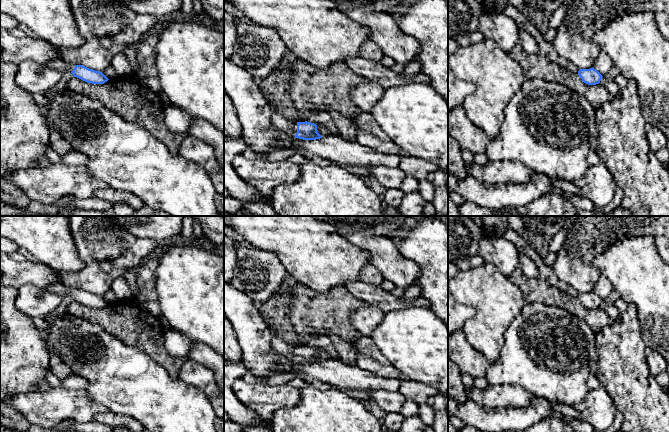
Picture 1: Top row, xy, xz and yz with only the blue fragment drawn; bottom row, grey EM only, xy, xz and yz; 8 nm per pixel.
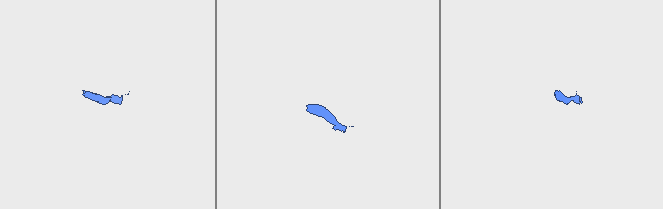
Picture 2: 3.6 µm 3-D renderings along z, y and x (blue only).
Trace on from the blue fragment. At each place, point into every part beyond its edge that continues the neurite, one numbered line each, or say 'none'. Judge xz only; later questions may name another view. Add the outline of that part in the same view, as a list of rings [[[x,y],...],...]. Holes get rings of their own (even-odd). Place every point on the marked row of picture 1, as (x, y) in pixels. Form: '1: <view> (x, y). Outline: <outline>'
1: xz (278, 120). Outline: [[[273,110],[271,115],[272,125],[291,137],[295,137],[297,133],[297,121],[287,120],[280,112]]]

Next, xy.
1: xy (61, 66). Outline: [[[53,60],[47,64],[51,69],[57,70],[58,72],[64,74],[72,72],[75,68],[75,64],[68,63],[64,60]]]

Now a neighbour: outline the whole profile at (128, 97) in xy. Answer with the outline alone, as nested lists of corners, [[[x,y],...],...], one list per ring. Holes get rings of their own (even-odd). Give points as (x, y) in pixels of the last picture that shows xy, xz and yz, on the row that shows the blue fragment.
[[[73,76],[67,88],[94,98],[124,120],[141,125],[172,153],[178,153],[186,134],[174,133],[166,126],[165,106],[160,95],[140,80],[126,76],[109,79],[104,84],[92,84]]]

